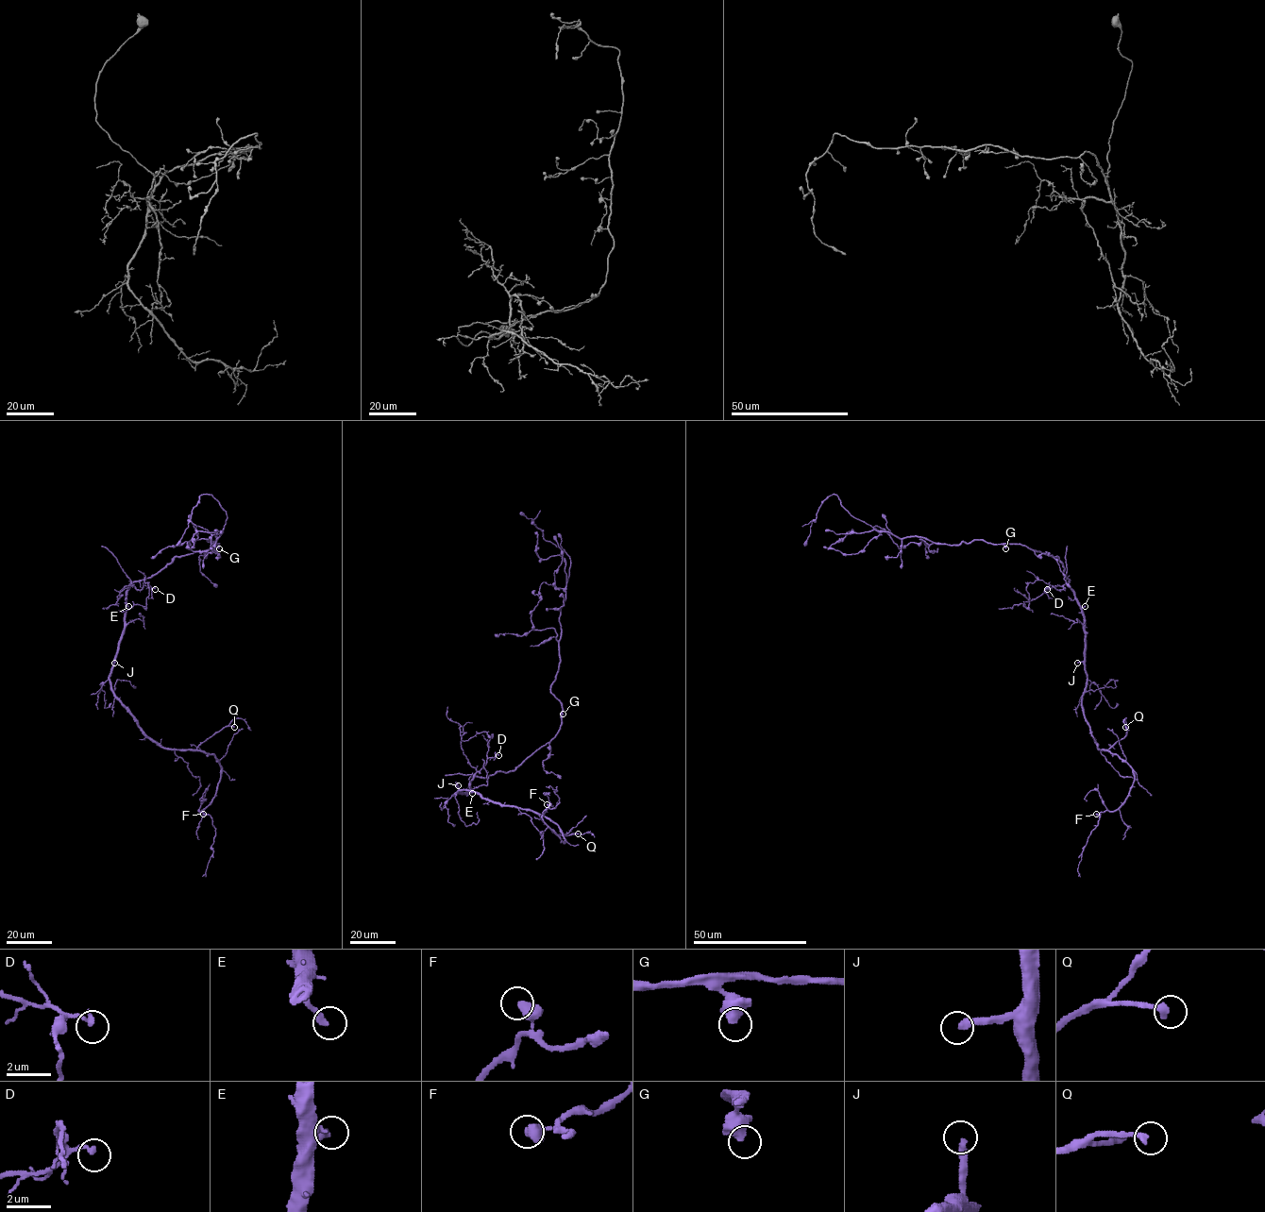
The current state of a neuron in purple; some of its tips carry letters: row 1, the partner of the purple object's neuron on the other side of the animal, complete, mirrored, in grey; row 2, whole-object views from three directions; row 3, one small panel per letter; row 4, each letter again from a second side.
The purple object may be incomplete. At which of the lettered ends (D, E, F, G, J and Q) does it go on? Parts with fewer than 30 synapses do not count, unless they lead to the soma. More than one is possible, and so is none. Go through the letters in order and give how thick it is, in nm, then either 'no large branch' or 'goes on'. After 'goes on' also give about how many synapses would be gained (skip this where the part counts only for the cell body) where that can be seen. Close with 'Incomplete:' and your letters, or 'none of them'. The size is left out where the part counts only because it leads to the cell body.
D: 240 nm | no large branch
E: 320 nm | goes on | 35 syn
F: 480 nm | no large branch
G: 400 nm | no large branch
J: 320 nm | goes on | 50 syn
Q: 260 nm | no large branch
Incomplete: E, J

